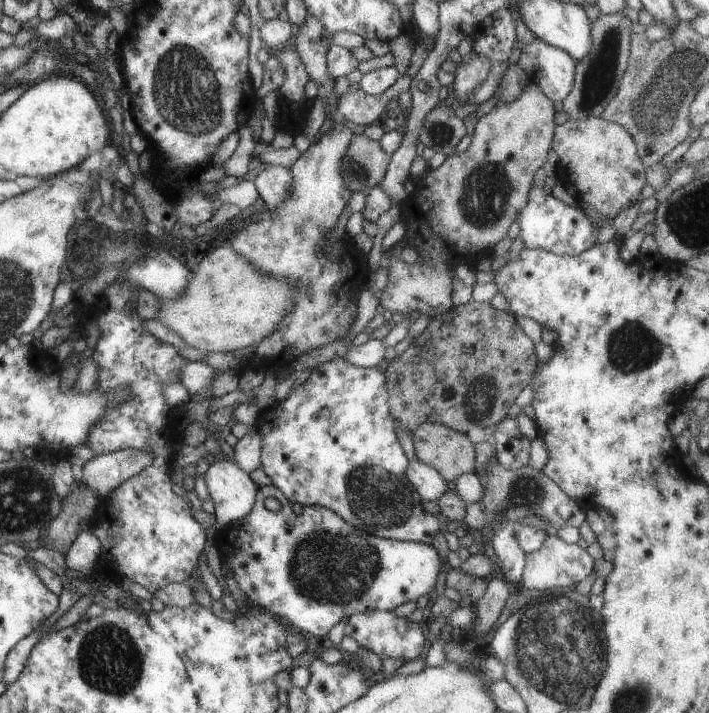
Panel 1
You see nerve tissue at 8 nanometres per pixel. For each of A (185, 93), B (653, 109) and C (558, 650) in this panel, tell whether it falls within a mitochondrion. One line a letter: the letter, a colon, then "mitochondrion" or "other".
A: mitochondrion
B: mitochondrion
C: mitochondrion

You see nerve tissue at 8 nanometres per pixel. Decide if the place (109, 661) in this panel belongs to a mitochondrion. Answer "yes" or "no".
yes

